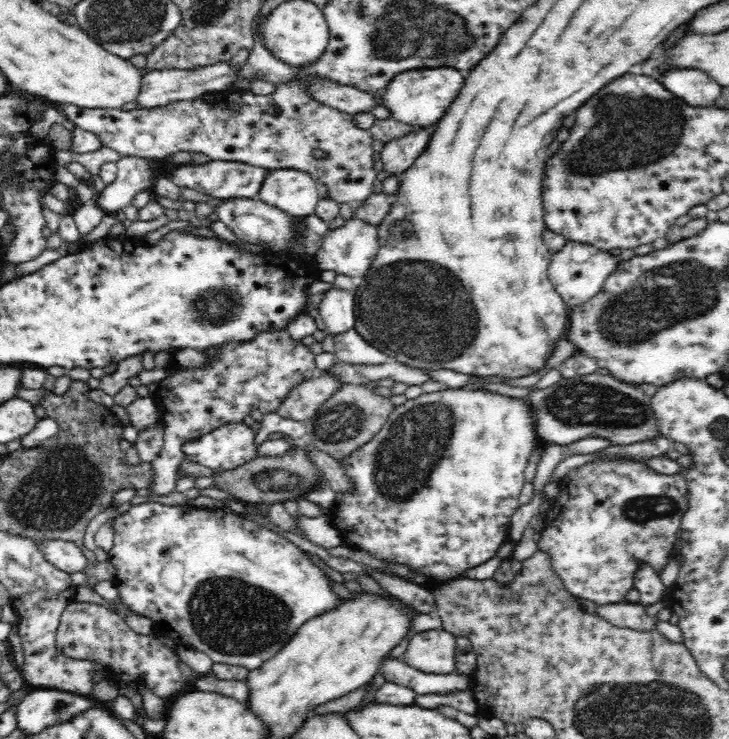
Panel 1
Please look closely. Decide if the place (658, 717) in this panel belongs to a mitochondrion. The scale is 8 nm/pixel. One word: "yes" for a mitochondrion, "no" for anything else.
yes

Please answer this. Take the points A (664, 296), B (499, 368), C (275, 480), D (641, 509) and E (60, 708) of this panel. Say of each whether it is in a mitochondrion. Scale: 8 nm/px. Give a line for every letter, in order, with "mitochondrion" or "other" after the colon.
A: mitochondrion
B: other
C: mitochondrion
D: mitochondrion
E: mitochondrion

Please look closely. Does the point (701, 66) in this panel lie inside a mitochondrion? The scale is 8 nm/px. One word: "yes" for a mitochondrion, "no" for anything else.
no

